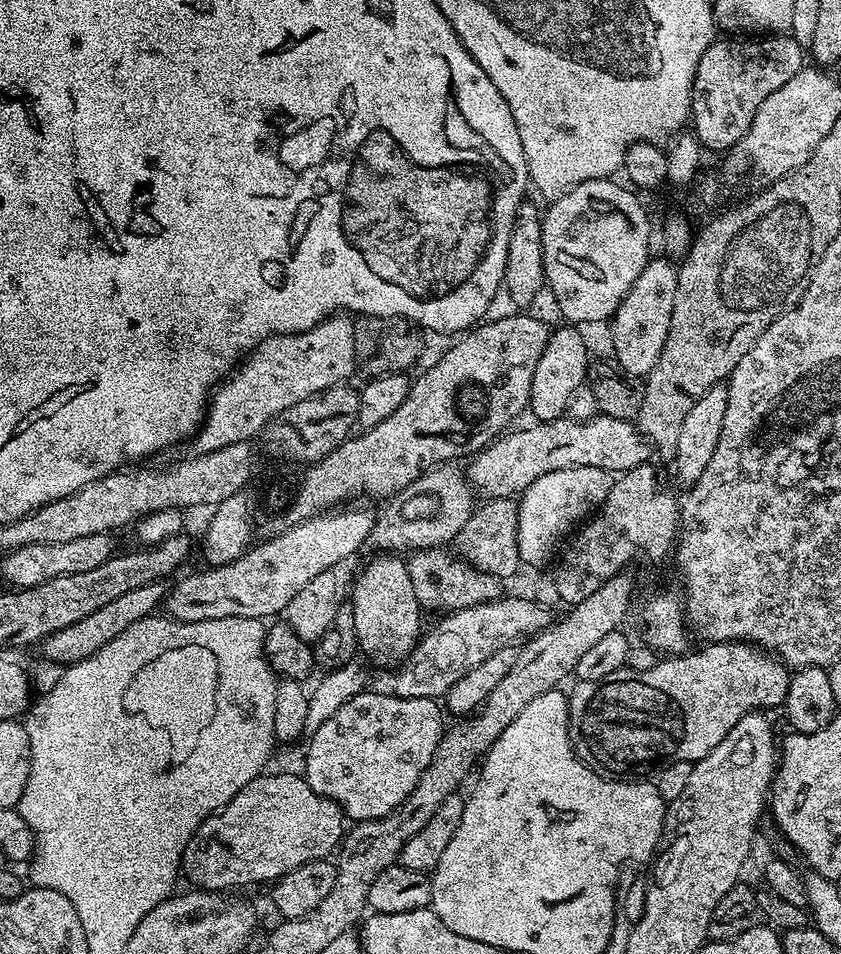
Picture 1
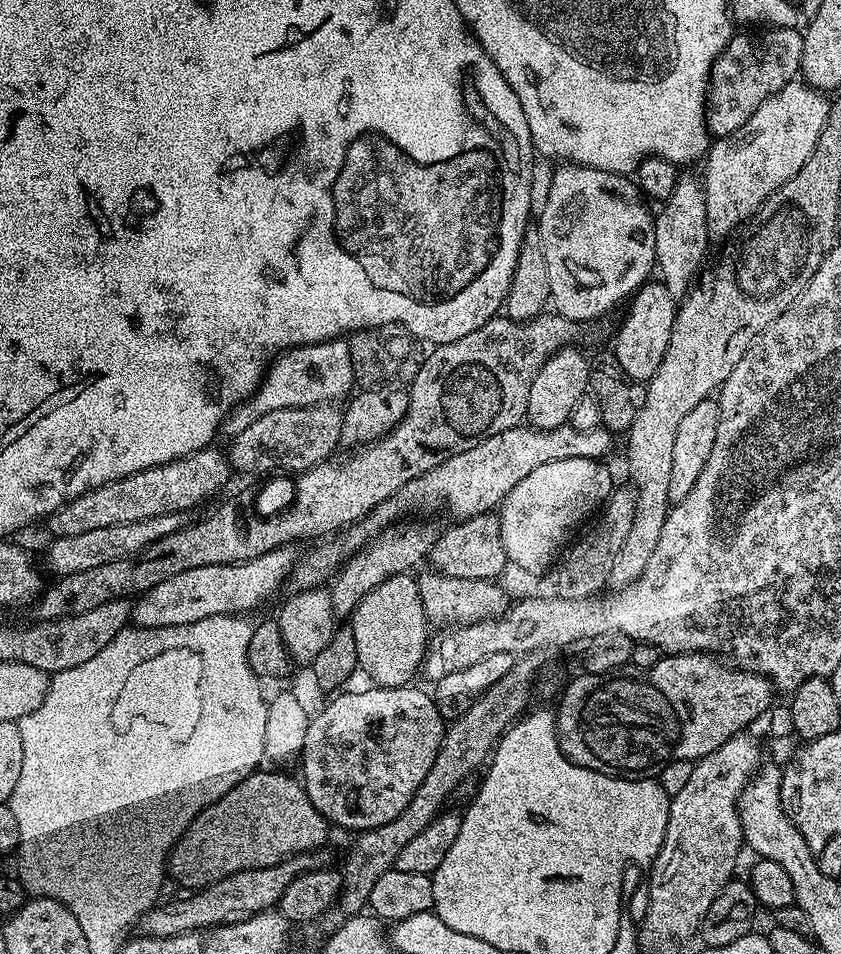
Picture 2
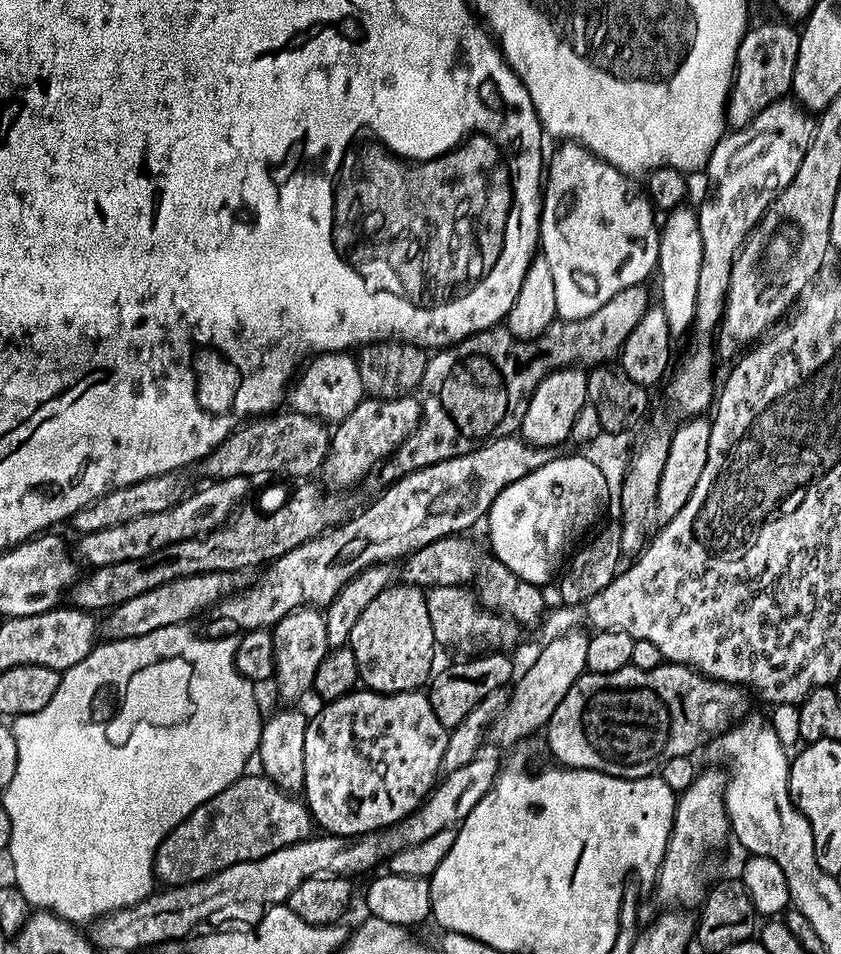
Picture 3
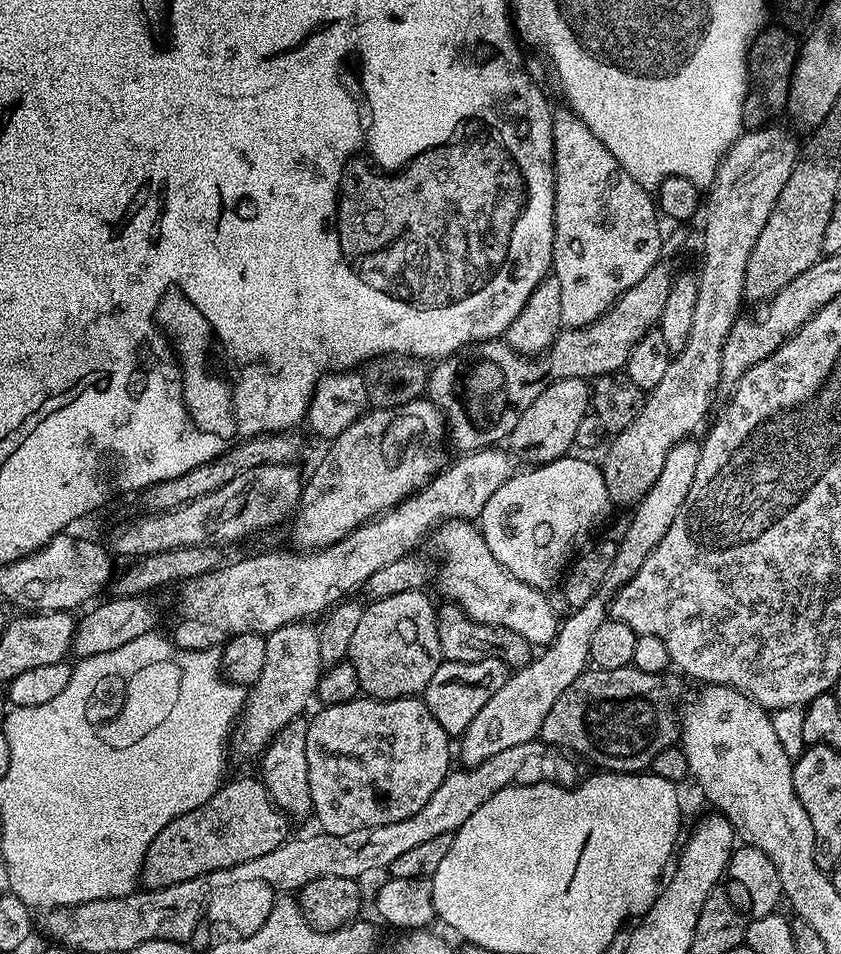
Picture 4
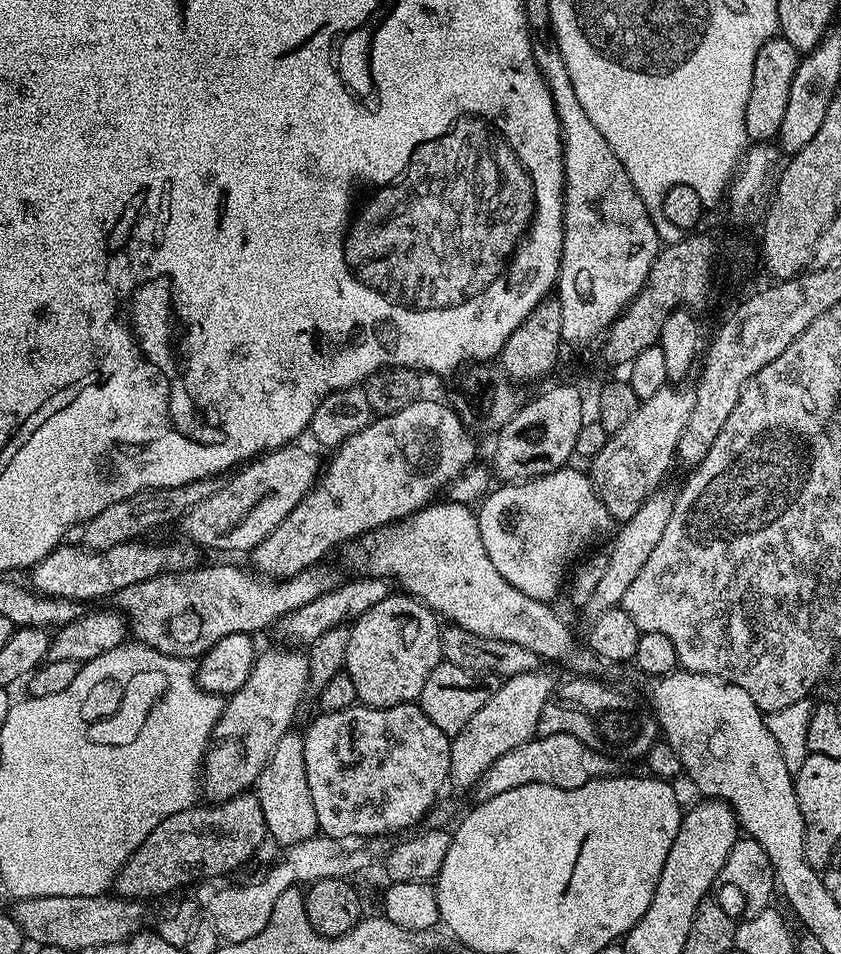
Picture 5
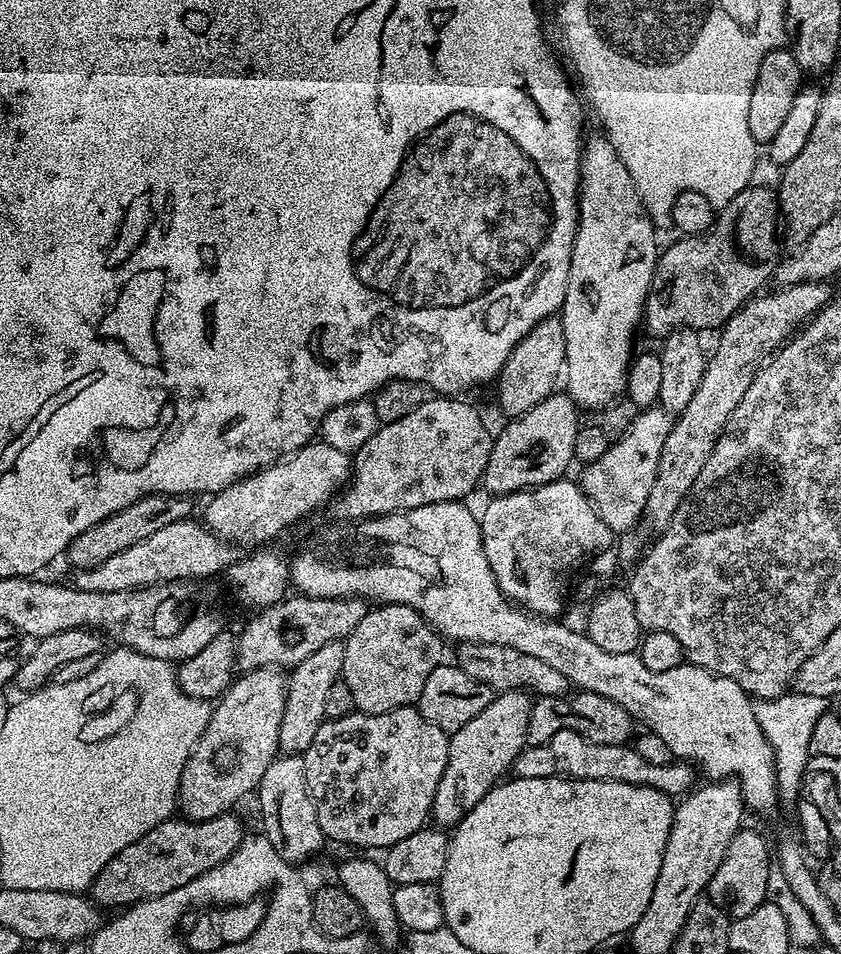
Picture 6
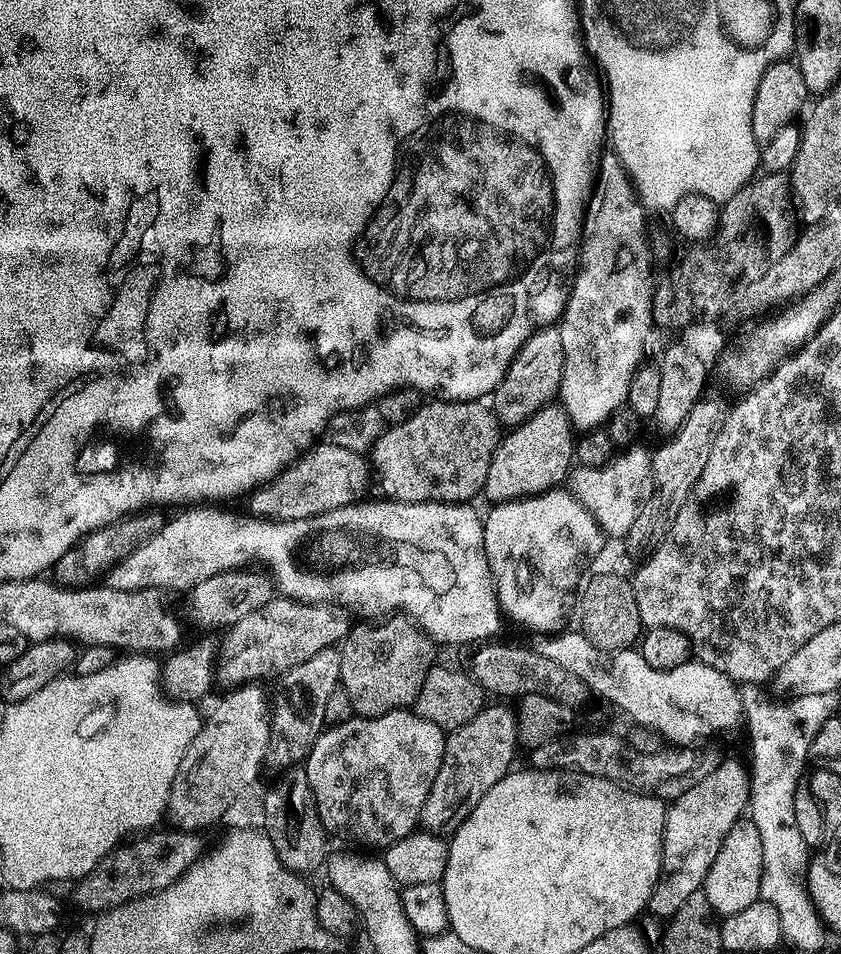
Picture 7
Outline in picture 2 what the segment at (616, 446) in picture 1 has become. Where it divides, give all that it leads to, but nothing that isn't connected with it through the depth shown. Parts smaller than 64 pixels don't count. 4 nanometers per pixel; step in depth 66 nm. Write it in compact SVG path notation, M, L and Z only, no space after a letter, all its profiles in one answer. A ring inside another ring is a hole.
M566 423L550 430L531 426L502 430L502 434L494 434L481 440L478 446L462 450L462 454L454 454L426 474L406 482L406 486L402 486L386 502L379 504L369 516L356 521L343 535L336 538L341 540L326 545L324 549L316 548L309 556L301 555L292 569L290 584L296 590L321 587L344 564L346 558L359 552L373 536L379 536L385 528L395 525L404 518L399 516L404 516L407 512L436 512L439 508L448 508L449 514L453 516L451 519L456 522L468 520L483 512L492 512L503 504L510 490L514 490L514 486L518 486L518 482L526 478L526 474L538 470L538 466L546 466L546 462L562 462L562 458L603 461L604 455L612 448L612 440L613 433L603 426L592 430L576 430Z

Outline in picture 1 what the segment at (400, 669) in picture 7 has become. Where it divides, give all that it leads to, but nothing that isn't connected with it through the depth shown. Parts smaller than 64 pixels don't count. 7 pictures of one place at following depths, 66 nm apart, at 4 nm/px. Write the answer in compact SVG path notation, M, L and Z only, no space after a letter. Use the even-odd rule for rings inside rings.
M376 554L360 572L352 588L350 603L354 610L354 630L359 651L373 656L380 664L403 661L416 647L422 635L420 615L422 609L414 598L414 585L410 582L407 563L396 554Z

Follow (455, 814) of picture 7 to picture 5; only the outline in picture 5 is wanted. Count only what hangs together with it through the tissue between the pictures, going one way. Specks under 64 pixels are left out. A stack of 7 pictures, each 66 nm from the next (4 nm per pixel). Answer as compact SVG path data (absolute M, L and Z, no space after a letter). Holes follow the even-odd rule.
M544 670L507 677L490 702L486 702L486 706L482 706L466 726L462 726L458 735L451 737L449 781L460 788L475 789L482 774L486 774L486 770L506 754L506 750L514 750L514 746L522 746L522 742L536 735L542 706L546 706L553 696L552 680Z

